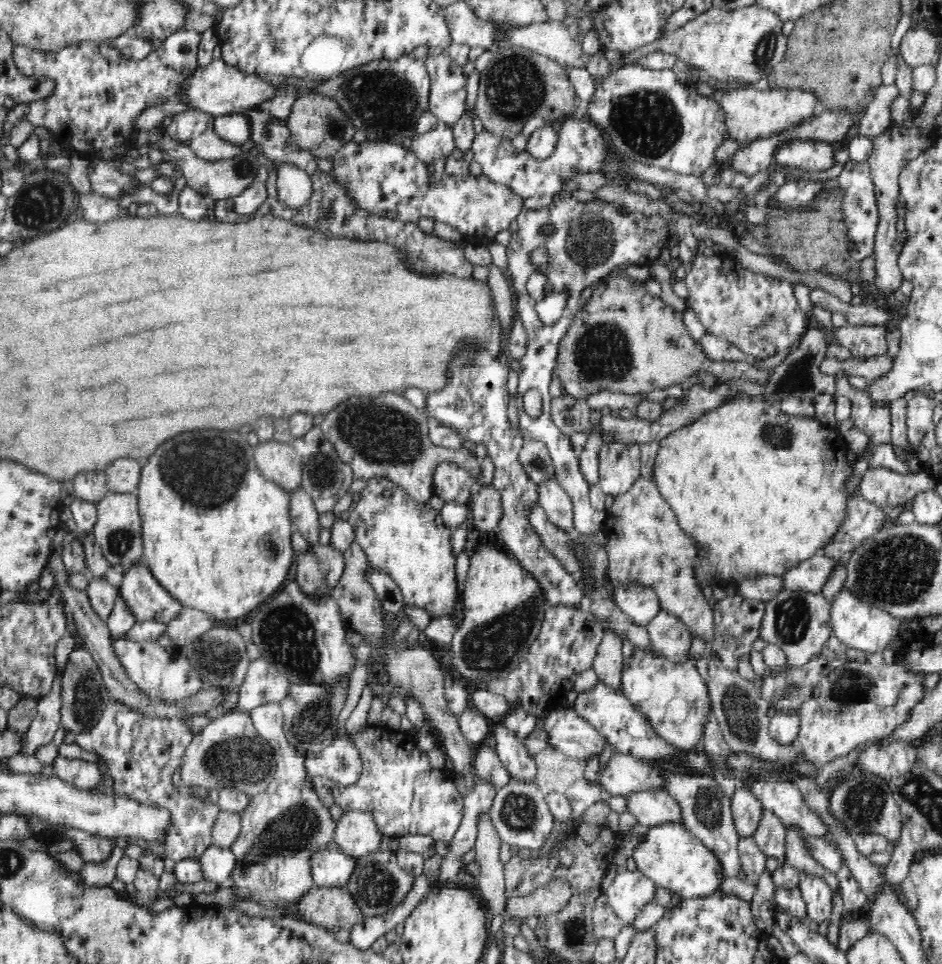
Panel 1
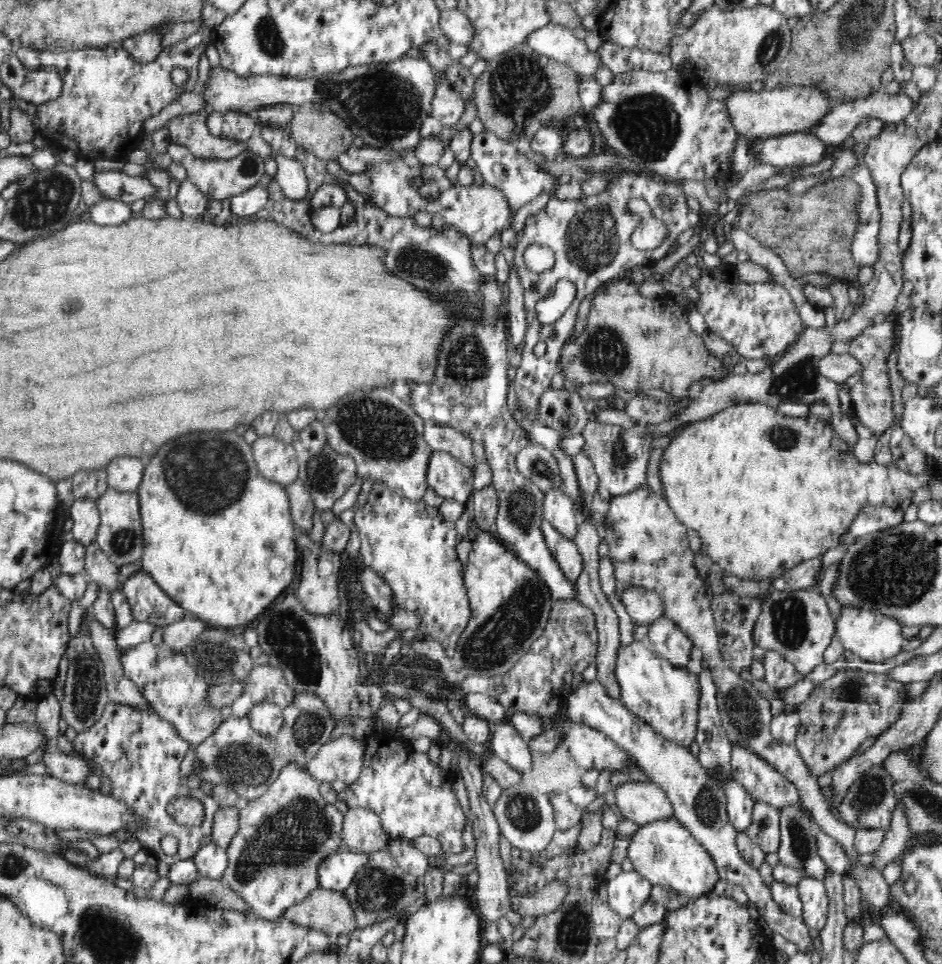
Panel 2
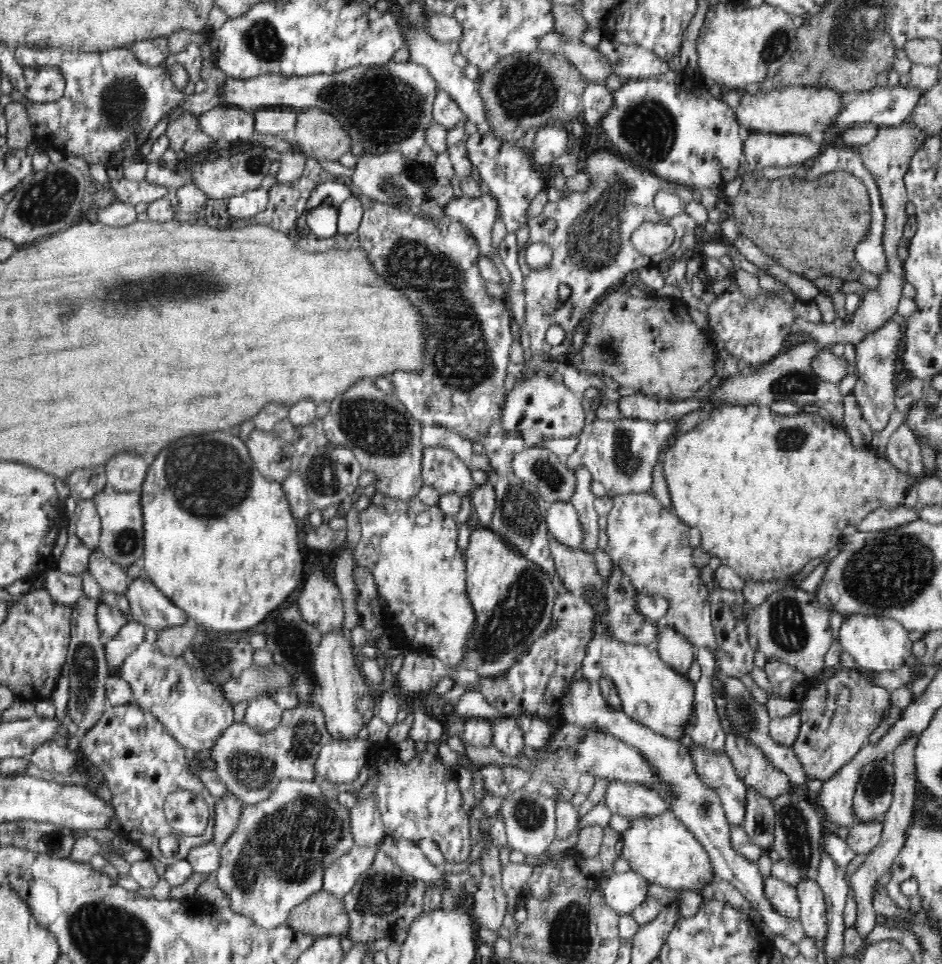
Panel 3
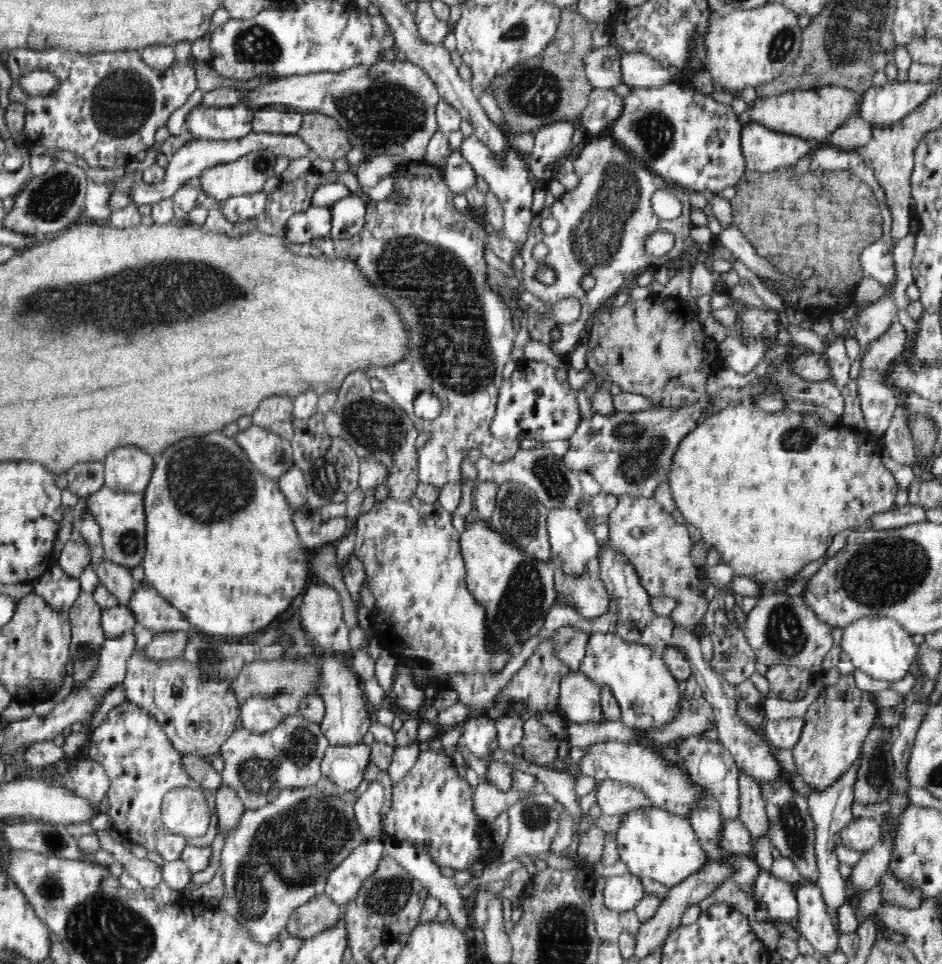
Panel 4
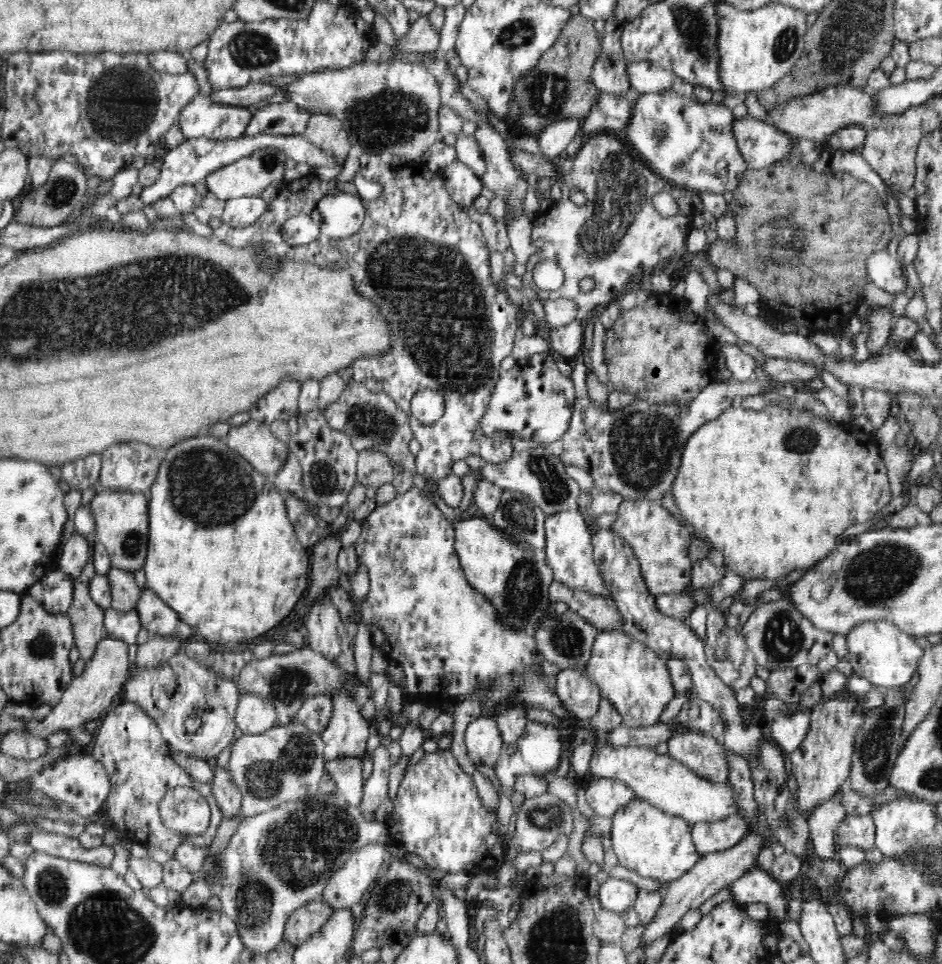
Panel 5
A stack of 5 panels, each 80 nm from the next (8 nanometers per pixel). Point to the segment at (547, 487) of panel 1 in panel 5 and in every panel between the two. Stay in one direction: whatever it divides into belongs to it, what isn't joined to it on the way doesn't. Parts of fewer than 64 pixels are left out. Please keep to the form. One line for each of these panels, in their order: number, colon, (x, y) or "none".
2: (558, 508)
3: (561, 518)
4: (571, 542)
5: (569, 538)

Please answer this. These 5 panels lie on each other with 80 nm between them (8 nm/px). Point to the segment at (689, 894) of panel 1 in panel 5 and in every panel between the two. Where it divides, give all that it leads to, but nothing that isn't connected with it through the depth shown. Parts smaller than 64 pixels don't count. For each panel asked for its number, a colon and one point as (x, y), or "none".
2: (665, 852)
3: (661, 849)
4: (657, 844)
5: (652, 843)

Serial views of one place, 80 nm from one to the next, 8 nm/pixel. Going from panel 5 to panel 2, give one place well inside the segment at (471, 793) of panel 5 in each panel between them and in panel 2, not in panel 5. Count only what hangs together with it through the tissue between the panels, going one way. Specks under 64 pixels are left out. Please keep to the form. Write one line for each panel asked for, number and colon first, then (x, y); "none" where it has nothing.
2: (406, 790)
3: (420, 798)
4: (432, 806)

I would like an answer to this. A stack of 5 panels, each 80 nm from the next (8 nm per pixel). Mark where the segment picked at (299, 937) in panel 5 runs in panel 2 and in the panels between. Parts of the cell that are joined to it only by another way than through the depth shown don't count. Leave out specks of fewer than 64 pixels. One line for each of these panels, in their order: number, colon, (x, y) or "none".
2: (330, 911)
3: (323, 913)
4: (320, 913)

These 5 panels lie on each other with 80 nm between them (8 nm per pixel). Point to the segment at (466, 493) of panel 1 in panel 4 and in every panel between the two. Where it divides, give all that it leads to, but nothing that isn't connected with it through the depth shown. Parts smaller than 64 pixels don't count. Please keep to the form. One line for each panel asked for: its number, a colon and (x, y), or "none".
2: (450, 479)
3: (441, 468)
4: (432, 265)

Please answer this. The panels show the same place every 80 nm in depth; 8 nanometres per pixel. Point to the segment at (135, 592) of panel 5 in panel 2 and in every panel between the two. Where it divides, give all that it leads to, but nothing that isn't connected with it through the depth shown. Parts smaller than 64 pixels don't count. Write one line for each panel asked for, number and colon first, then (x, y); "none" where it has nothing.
2: (98, 567)
3: (111, 577)
4: (116, 579)

